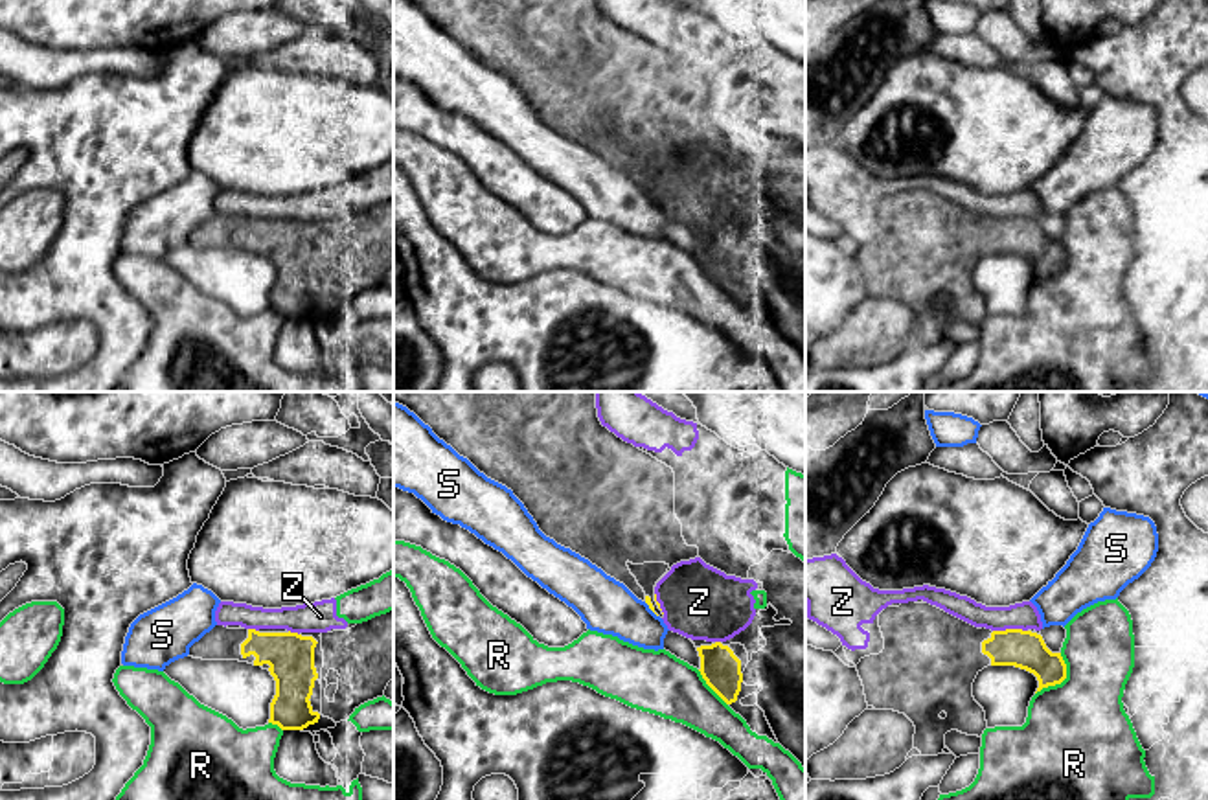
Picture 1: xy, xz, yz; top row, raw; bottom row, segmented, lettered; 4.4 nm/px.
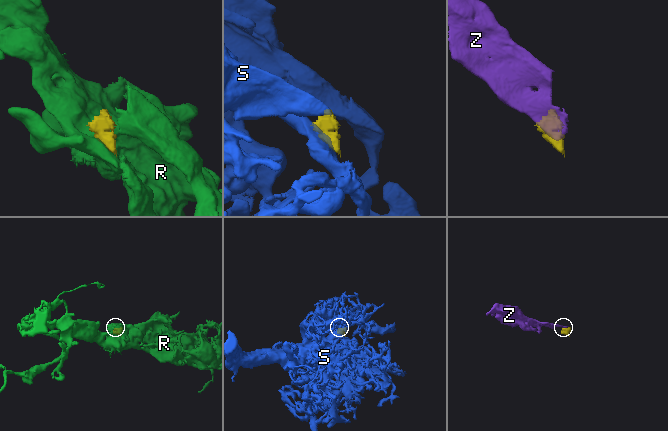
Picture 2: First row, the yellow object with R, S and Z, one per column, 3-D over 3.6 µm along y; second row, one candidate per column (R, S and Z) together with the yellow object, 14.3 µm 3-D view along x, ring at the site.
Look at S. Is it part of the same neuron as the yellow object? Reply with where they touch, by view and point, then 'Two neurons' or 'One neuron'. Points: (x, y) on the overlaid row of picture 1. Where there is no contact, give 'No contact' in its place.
Touches yellow at xz (649, 607). Two neurons

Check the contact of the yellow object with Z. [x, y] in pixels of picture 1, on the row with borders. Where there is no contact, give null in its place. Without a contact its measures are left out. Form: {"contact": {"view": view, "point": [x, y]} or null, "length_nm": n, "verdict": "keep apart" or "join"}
{"contact": {"view": "yz", "point": [1010, 629]}, "length_nm": 150, "verdict": "keep apart"}

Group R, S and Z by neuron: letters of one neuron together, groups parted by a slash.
R Z / S

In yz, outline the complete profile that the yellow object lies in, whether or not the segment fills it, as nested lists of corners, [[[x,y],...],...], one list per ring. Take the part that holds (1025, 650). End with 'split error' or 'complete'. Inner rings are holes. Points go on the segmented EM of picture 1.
[[[901,603],[879,614],[884,649],[857,664],[868,706],[905,714],[916,726],[914,749],[921,756],[938,756],[945,749],[945,734],[958,730],[982,737],[987,728],[986,712],[973,697],[973,682],[987,666],[1015,666],[1033,673],[1037,691],[1061,684],[1066,664],[1052,653],[1043,636],[1022,629],[978,629],[930,603]]]; split error

